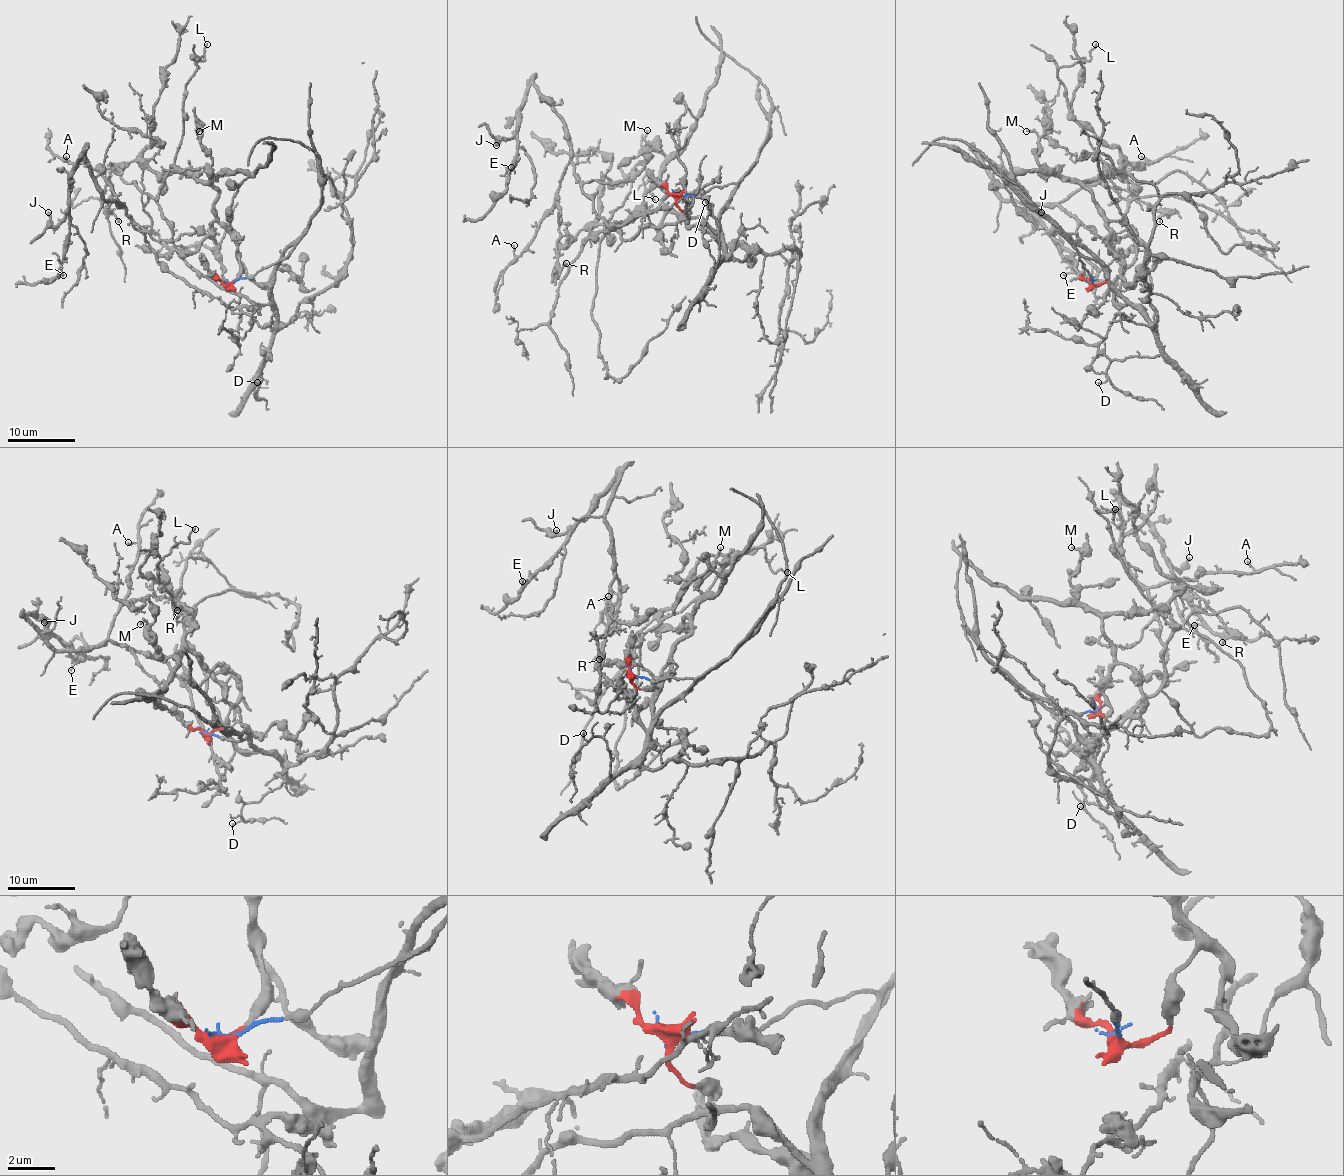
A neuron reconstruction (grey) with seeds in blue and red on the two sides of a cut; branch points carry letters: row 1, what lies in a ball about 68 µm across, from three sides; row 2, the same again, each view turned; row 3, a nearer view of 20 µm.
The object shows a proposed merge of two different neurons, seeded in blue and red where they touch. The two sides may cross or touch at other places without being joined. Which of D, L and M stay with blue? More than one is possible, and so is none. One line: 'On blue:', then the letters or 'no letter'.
On blue: D, L

